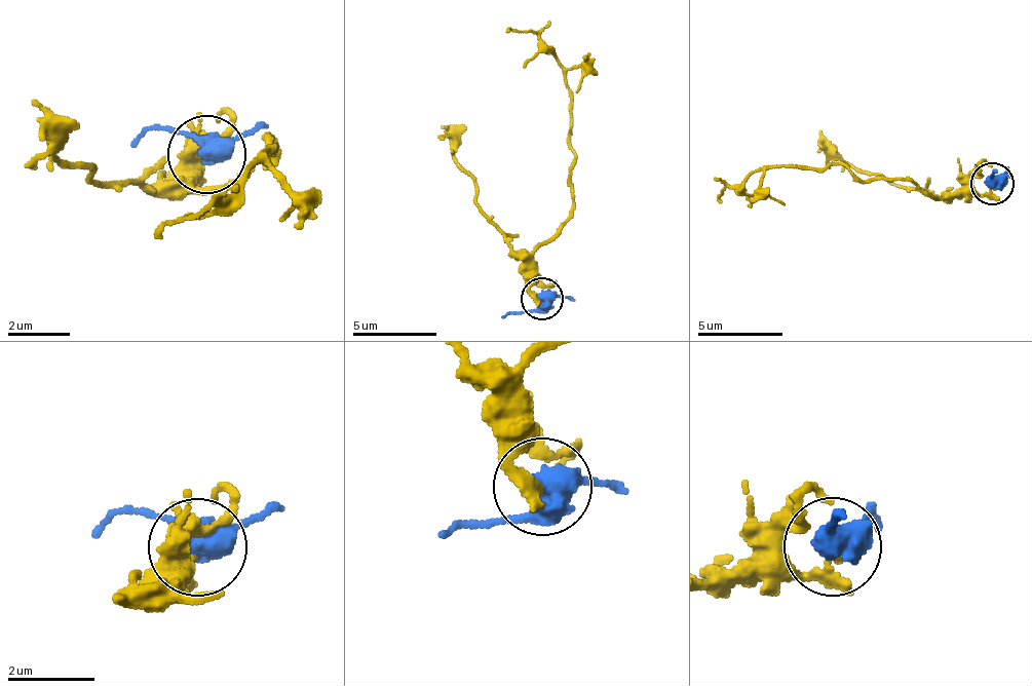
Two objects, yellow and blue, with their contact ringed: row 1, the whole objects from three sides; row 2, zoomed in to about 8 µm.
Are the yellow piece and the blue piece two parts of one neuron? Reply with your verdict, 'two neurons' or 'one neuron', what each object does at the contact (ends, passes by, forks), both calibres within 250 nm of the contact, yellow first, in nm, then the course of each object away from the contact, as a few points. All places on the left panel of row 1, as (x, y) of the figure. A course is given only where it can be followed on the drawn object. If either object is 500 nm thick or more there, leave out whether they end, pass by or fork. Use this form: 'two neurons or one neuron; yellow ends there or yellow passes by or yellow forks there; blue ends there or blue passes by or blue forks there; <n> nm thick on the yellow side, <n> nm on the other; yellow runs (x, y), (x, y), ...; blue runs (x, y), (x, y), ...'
two neurons; 150 nm thick on the yellow side, 550 nm on the other; yellow runs (208, 152), (195, 191), (219, 193), (267, 151), (270, 165), (271, 138), (274, 155), (207, 212), (153, 235); blue runs (208, 152), (168, 126), (129, 149)

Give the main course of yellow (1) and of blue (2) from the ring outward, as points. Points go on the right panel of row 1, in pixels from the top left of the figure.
1: (991, 183), (982, 194), (931, 200), (903, 177), (861, 182), (843, 164), (758, 168), (723, 191), (723, 201)
2: (991, 183), (1007, 168), (1010, 179)

